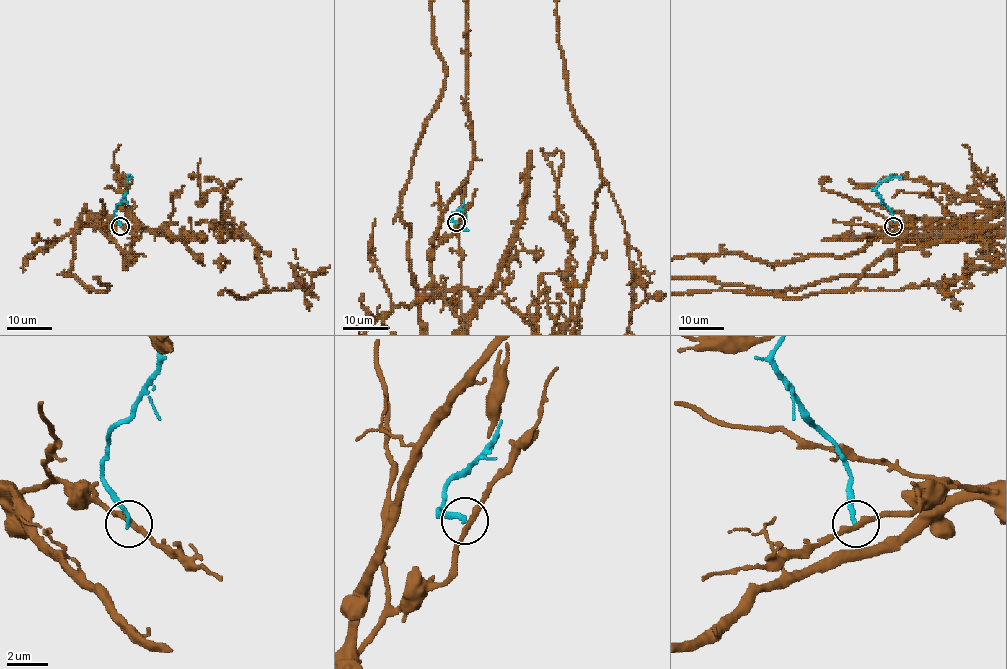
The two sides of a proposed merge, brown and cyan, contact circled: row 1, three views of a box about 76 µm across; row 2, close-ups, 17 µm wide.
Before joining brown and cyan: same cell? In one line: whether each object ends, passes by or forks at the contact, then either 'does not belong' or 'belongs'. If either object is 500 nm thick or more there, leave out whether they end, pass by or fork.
brown passes by; cyan ends there; does not belong

